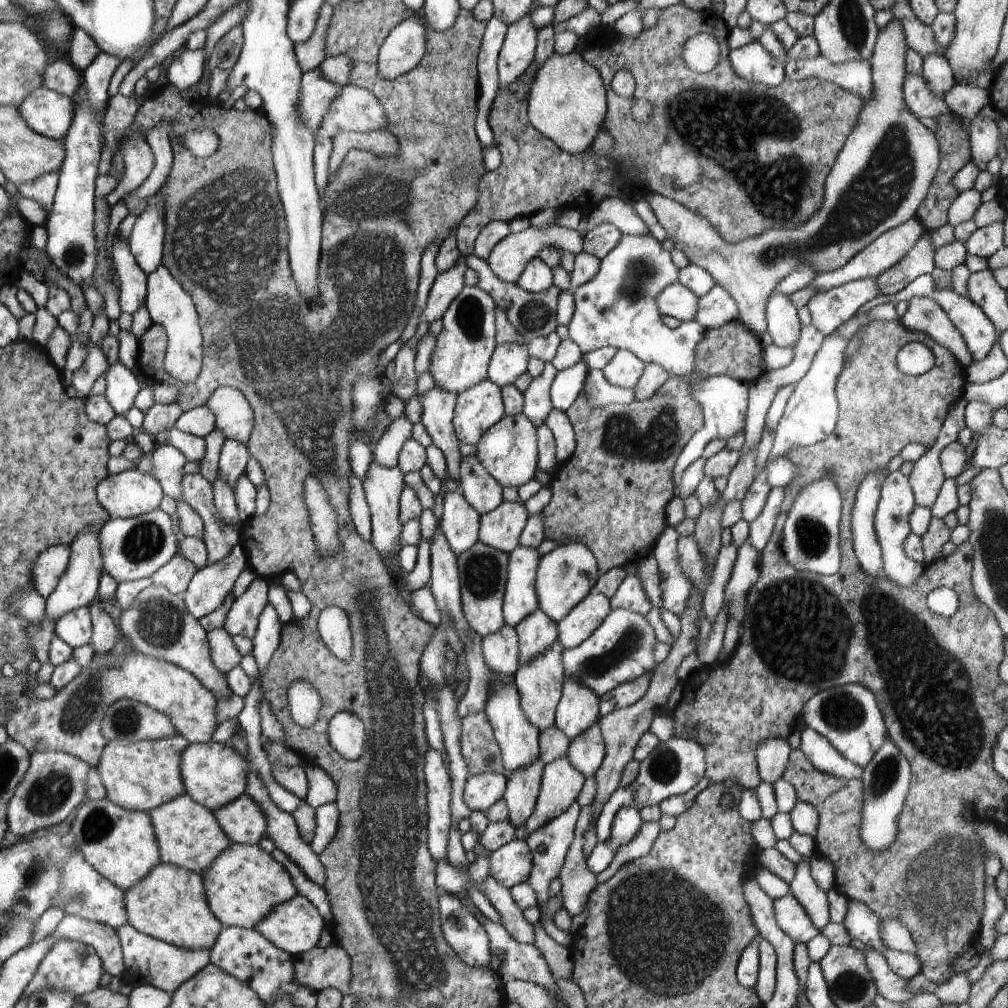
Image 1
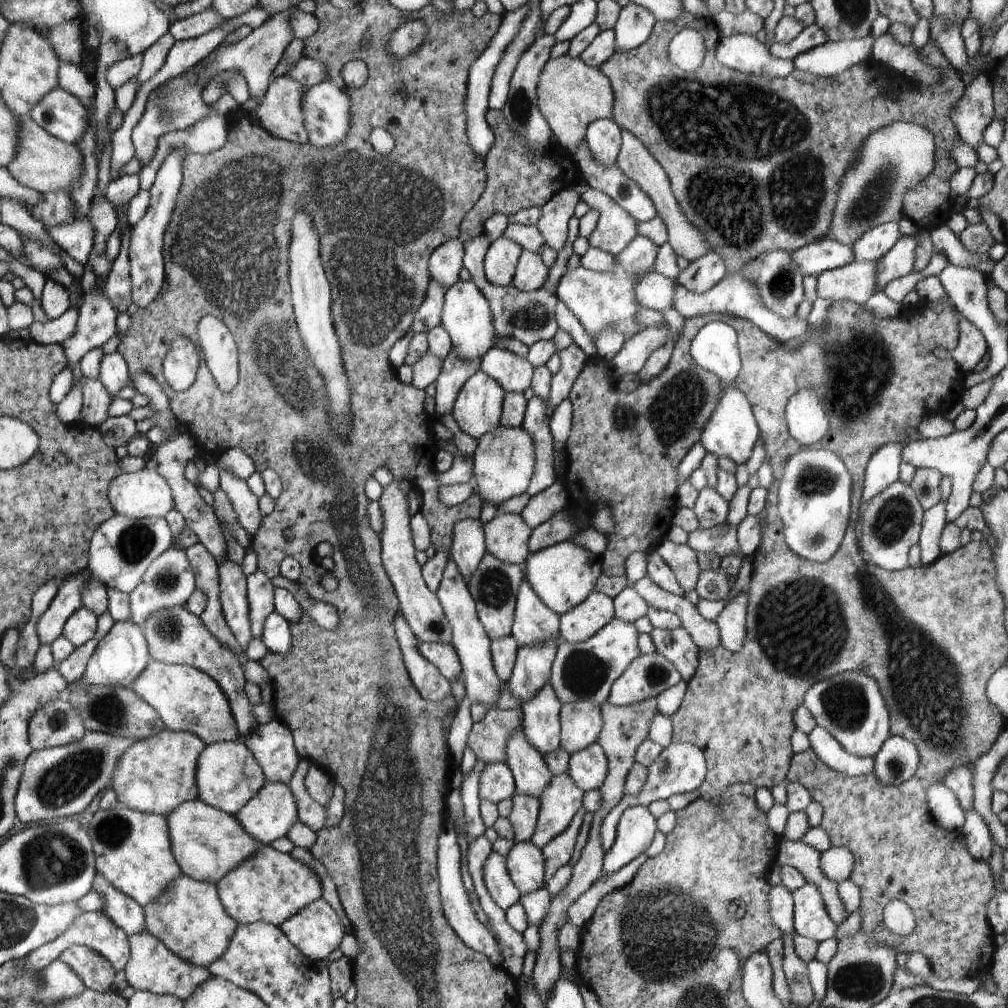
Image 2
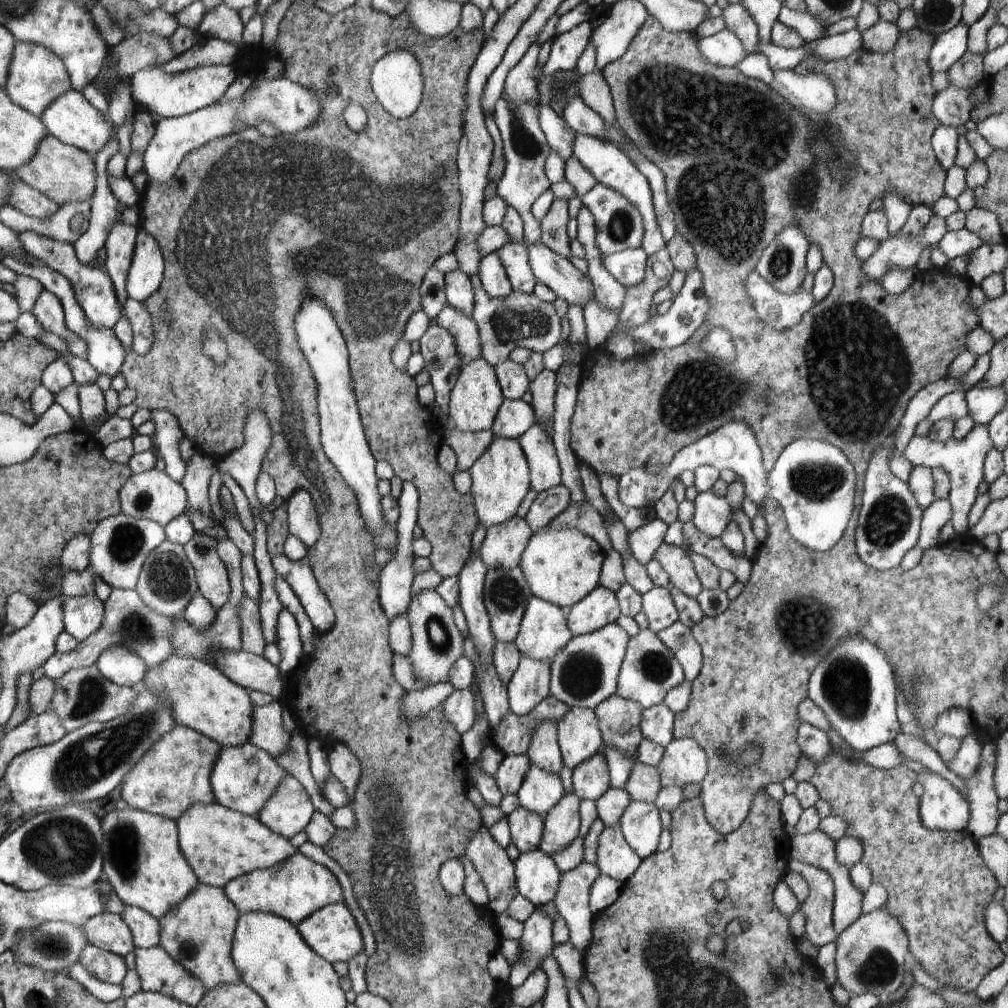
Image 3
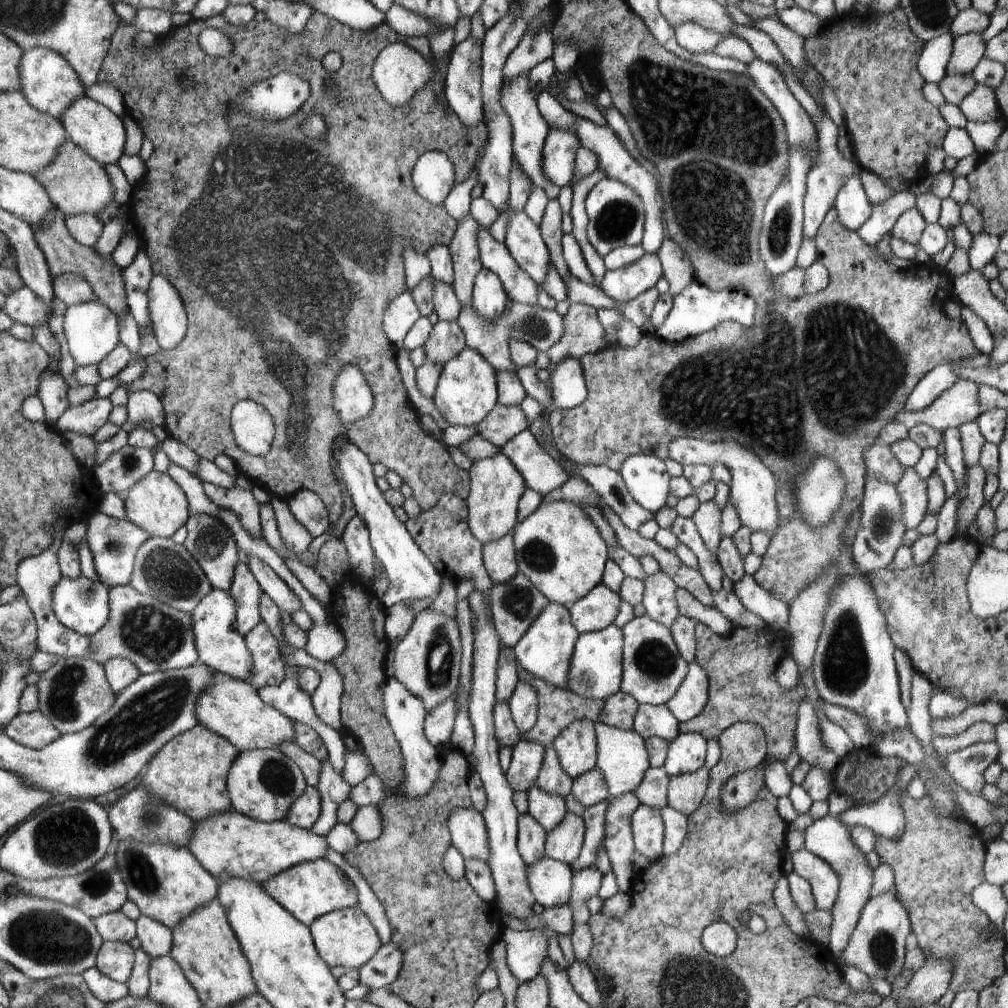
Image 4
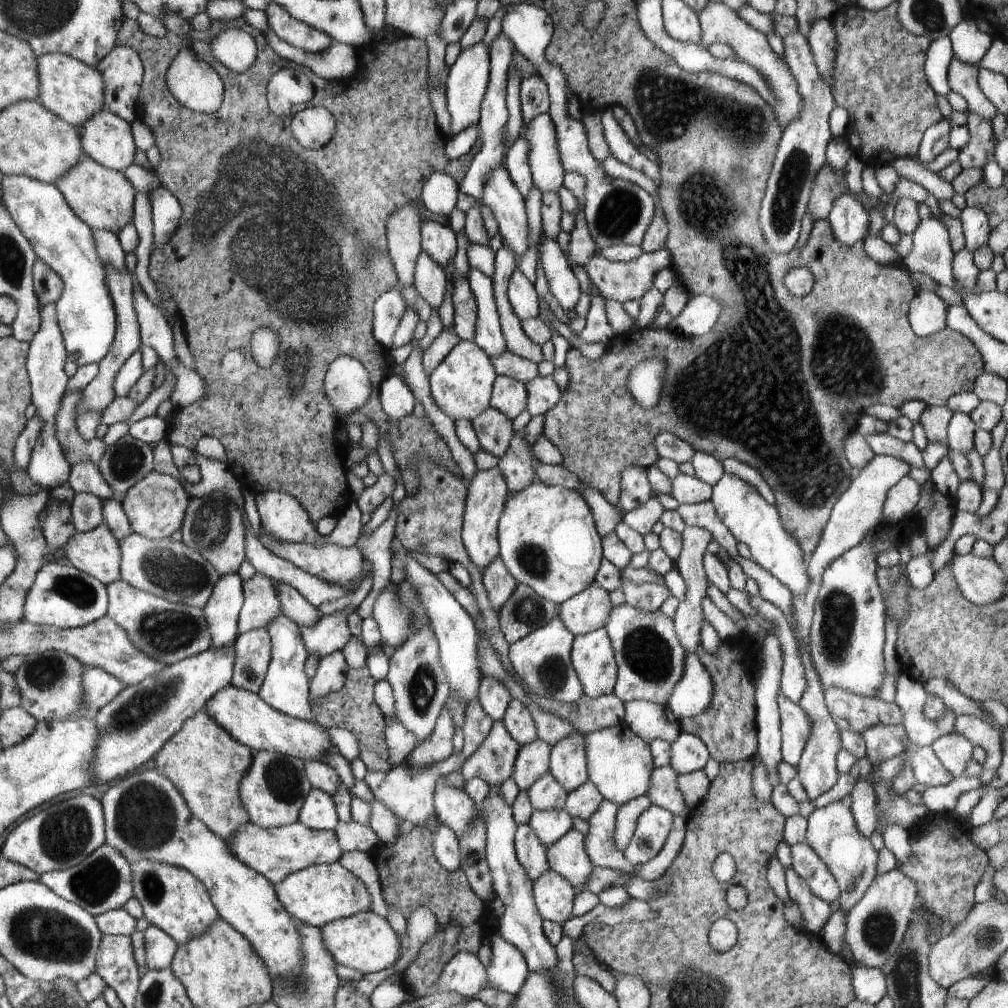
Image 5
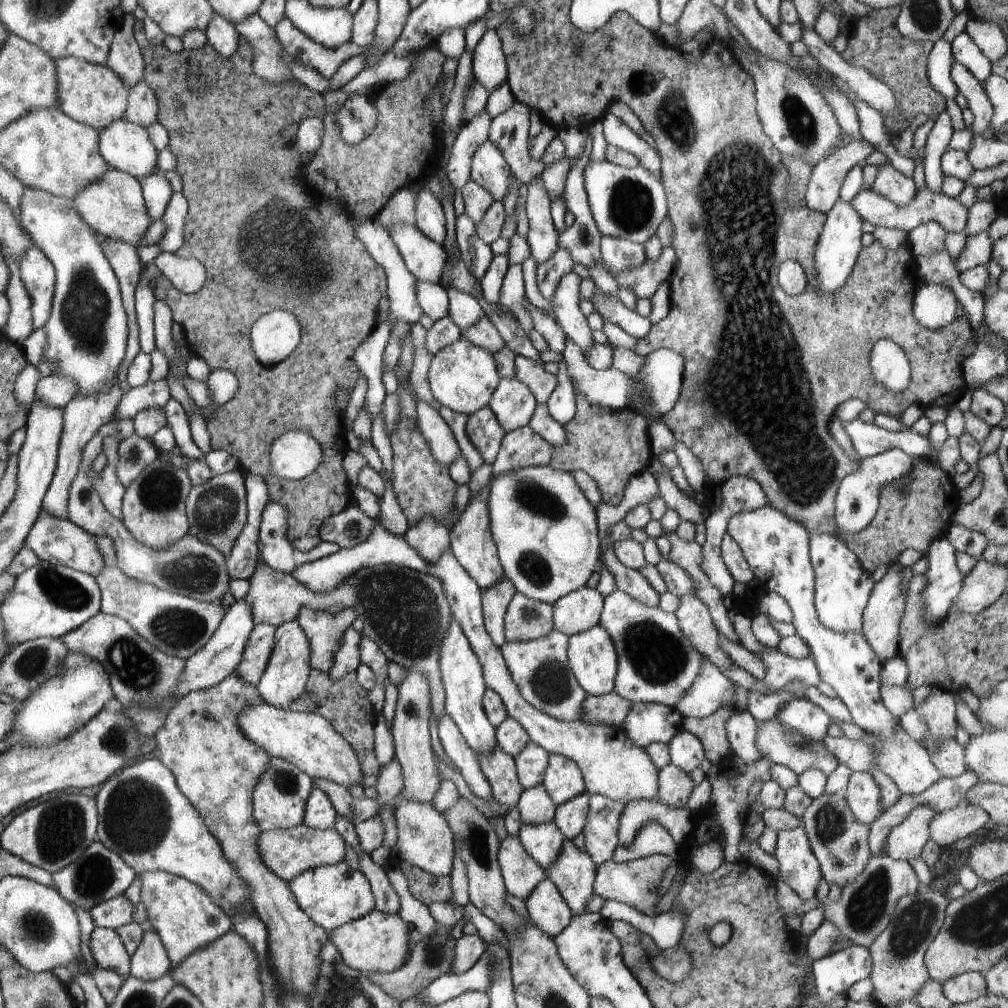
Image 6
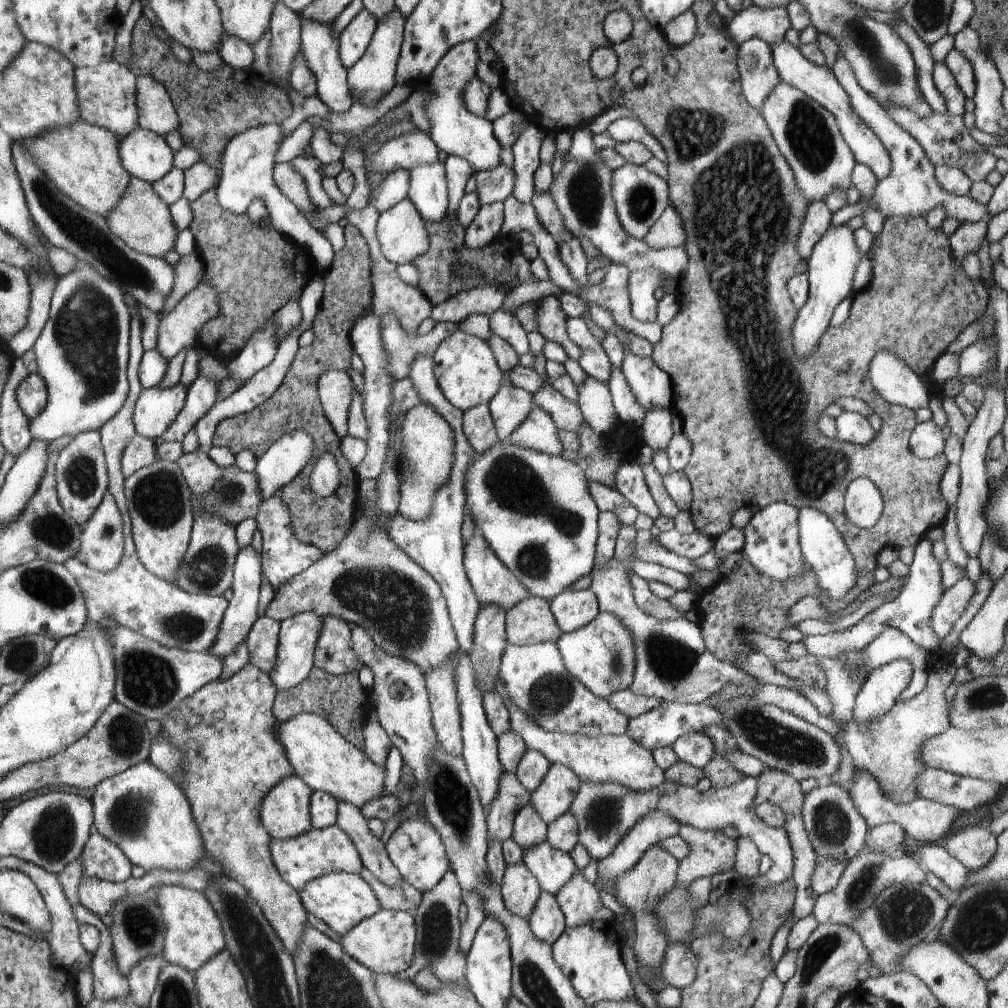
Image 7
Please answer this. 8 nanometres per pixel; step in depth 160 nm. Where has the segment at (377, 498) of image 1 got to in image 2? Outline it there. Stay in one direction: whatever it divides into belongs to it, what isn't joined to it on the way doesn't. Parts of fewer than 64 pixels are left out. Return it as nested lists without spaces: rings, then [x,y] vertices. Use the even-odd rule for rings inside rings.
[[[400,479],[392,480],[384,487],[380,500],[377,501],[382,510],[384,528],[380,534],[382,565],[388,578],[392,582],[396,597],[399,600],[400,610],[406,622],[410,625],[416,640],[423,643],[444,642],[451,644],[452,628],[448,618],[444,616],[442,604],[435,592],[430,590],[422,577],[421,567],[416,561],[416,548],[411,538],[409,506],[406,496],[400,490]]]

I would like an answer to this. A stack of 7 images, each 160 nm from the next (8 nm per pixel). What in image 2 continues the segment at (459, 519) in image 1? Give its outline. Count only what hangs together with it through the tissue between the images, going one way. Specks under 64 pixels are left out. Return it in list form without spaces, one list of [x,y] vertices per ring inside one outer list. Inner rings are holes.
[[[464,518],[454,524],[452,532],[452,546],[450,546],[450,556],[456,564],[458,572],[462,574],[466,586],[470,576],[476,572],[480,560],[487,554],[485,546],[485,536],[480,520]]]

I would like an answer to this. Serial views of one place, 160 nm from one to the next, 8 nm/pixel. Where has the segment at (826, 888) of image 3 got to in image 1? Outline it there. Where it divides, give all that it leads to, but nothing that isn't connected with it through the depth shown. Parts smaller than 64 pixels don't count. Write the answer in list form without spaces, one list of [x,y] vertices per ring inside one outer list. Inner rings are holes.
[[[790,894],[781,899],[774,899],[773,911],[777,925],[795,944],[806,944],[822,932],[812,924],[800,903],[796,902],[796,899]]]

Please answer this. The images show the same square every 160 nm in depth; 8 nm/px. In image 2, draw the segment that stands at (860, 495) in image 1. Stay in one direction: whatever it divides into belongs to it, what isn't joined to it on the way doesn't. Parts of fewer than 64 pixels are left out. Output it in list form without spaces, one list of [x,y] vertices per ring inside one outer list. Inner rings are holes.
[[[890,442],[882,446],[868,462],[865,470],[864,488],[862,490],[861,509],[868,506],[868,502],[880,494],[886,486],[899,480],[899,467],[902,461],[902,450],[905,442]]]

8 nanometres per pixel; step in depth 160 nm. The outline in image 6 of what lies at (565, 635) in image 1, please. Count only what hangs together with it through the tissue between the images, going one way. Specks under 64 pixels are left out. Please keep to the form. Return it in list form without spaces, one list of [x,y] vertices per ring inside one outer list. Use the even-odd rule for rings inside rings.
[[[584,586],[556,600],[552,606],[555,630],[570,637],[600,623],[603,597],[596,589]]]

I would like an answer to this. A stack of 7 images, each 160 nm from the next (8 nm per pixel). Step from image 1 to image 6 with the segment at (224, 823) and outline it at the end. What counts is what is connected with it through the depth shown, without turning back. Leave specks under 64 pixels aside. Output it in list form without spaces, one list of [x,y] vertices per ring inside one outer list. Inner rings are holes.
[[[315,787],[306,802],[305,826],[318,830],[334,829],[337,814],[328,796]]]

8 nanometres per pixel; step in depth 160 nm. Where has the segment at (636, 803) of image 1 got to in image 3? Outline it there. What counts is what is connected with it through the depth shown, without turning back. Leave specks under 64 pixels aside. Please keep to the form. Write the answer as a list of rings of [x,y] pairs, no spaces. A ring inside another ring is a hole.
[[[674,738],[656,768],[665,788],[702,783],[708,771],[707,755],[694,738]],[[604,826],[598,838],[596,865],[600,874],[610,876],[614,884],[621,885],[636,873],[641,863],[642,858],[630,848],[621,830]]]

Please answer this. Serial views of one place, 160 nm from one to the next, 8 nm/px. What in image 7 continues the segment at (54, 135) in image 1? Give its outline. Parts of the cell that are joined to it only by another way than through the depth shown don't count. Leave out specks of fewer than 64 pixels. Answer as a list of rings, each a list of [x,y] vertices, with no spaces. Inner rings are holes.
[[[138,125],[120,138],[117,146],[122,166],[132,177],[149,183],[160,180],[174,168],[173,154],[165,137]]]

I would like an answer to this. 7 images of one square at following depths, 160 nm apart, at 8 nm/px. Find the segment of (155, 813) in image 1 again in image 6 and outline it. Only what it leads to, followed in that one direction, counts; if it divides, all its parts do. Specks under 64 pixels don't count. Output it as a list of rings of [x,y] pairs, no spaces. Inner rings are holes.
[[[304,823],[290,830],[264,831],[258,838],[258,852],[262,862],[273,874],[288,883],[302,872],[340,864],[346,858],[346,846],[346,842],[335,829],[318,830],[309,828]]]

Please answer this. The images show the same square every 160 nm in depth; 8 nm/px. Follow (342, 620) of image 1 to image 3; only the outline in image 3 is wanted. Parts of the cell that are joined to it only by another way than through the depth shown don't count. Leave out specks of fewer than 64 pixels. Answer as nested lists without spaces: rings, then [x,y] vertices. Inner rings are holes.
[[[284,554],[271,557],[274,571],[290,584],[317,633],[328,634],[335,624],[334,610],[316,582],[308,560],[308,555],[298,561],[288,560]]]

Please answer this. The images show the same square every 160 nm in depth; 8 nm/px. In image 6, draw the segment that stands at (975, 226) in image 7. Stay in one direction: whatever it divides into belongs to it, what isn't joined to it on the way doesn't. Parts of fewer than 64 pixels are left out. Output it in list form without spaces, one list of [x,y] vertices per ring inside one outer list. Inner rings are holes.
[[[986,231],[966,236],[962,252],[960,252],[958,260],[954,262],[956,272],[962,274],[962,272],[974,268],[974,266],[986,265],[991,260],[992,244],[993,242],[988,238]],[[924,283],[917,289],[912,310],[928,330],[940,330],[956,320],[959,305],[945,285]]]

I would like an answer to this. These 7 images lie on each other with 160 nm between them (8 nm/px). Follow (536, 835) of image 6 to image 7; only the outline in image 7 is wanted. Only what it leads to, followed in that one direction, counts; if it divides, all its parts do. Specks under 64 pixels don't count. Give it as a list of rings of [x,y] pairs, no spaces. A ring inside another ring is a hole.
[[[548,841],[524,849],[522,858],[541,888],[554,896],[578,869],[567,852],[553,847]]]

